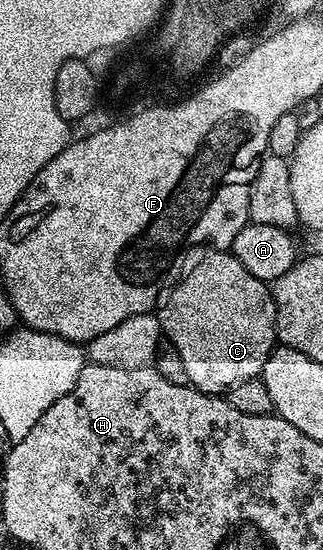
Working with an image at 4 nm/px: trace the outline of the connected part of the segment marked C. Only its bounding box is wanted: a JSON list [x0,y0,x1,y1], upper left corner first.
[157,251,277,395]

